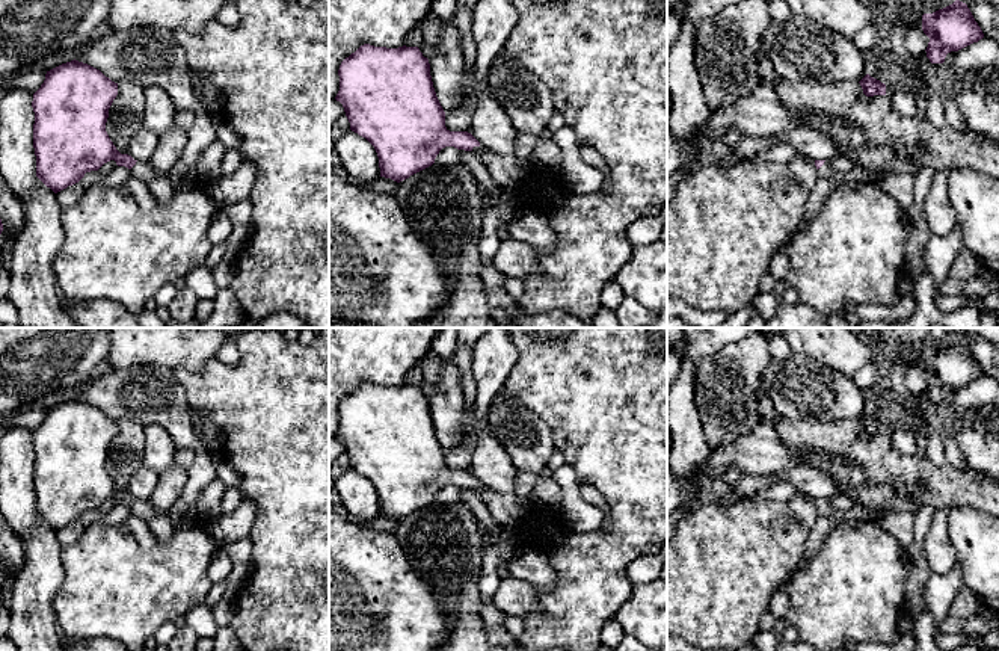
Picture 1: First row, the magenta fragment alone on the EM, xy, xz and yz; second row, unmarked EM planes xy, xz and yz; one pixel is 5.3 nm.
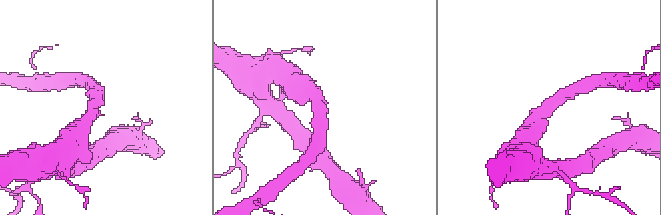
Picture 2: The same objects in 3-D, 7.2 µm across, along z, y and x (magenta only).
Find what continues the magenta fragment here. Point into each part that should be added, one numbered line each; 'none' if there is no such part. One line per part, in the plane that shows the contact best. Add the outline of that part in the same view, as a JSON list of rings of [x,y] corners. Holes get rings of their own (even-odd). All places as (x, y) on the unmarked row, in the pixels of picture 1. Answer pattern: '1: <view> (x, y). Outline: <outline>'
1: xz (509, 509). Outline: [[[483,483],[474,485],[472,489],[481,491],[481,500],[495,521],[501,524],[518,526],[530,515],[530,501],[524,497],[518,497],[513,492],[503,495]]]

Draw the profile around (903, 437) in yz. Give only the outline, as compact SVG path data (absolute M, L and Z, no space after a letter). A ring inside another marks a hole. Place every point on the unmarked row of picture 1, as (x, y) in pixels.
M914 421L905 423L886 423L886 433L892 446L901 453L916 453L916 440L925 435L924 429Z

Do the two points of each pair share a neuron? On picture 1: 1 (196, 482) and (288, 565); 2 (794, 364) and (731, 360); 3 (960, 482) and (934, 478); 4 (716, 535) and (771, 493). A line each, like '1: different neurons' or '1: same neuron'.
1: different neurons
2: different neurons
3: same neuron
4: different neurons

